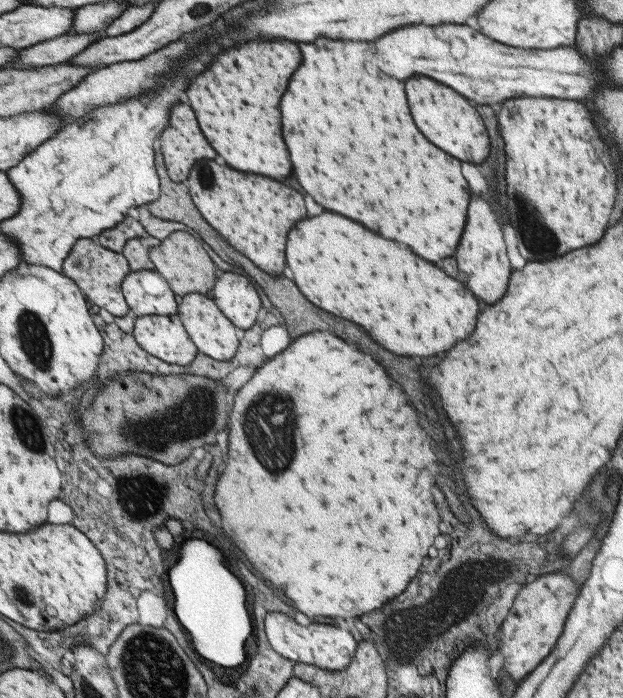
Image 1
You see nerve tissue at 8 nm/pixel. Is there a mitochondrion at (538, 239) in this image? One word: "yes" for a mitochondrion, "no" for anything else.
yes

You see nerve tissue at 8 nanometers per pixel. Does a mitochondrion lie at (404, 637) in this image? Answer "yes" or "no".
yes

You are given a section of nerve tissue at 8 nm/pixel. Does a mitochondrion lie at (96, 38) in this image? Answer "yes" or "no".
no

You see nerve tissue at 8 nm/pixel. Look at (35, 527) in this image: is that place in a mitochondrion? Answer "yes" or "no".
no

